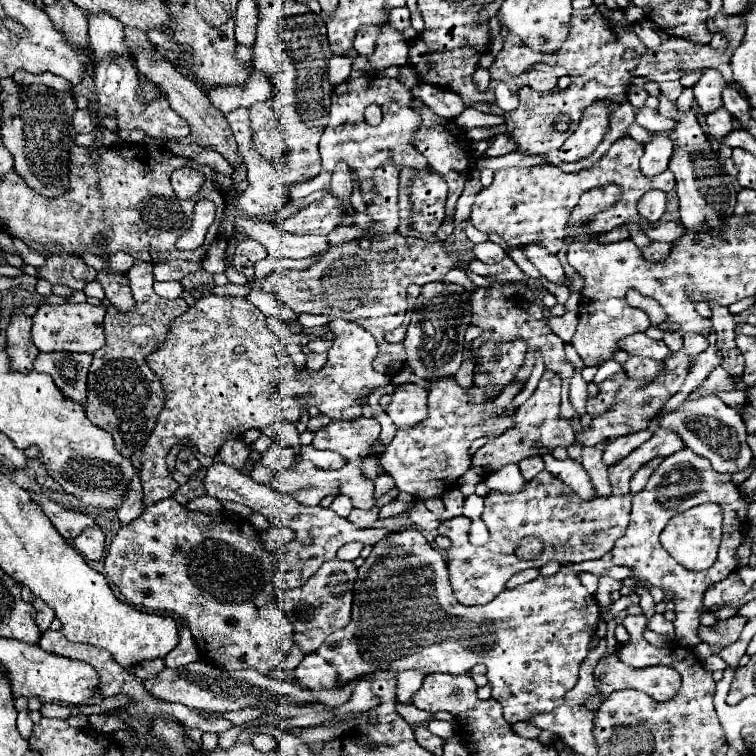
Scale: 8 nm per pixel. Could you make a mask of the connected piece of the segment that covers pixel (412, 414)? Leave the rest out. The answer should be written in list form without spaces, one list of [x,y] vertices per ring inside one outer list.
[[[406,385],[392,393],[392,403],[384,409],[396,427],[414,427],[428,417],[428,391],[420,385]]]

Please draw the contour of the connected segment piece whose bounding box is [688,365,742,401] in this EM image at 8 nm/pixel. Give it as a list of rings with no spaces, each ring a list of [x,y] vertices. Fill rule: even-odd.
[[[720,365],[716,367],[710,377],[702,383],[700,389],[692,391],[688,395],[688,399],[698,399],[698,397],[706,397],[706,395],[718,395],[718,393],[724,393],[724,391],[734,391],[736,385],[742,381],[742,377],[732,377],[730,373],[726,373],[726,369]]]

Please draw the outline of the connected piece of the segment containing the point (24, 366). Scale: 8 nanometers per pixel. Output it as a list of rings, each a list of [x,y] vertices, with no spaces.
[[[14,313],[10,317],[10,325],[6,331],[8,337],[6,347],[14,369],[18,371],[32,371],[32,363],[38,355],[38,349],[32,345],[30,339],[30,327],[32,327],[32,317],[24,313]]]

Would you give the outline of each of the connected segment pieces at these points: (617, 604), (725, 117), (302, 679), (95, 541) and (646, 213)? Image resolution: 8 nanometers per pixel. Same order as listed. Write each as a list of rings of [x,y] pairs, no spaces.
[[[620,597],[618,601],[614,601],[610,605],[610,609],[606,613],[602,613],[602,619],[608,623],[608,621],[616,619],[628,605],[638,605],[638,603],[640,603],[640,597]]]
[[[718,107],[716,111],[706,113],[704,117],[706,117],[706,133],[708,135],[720,139],[732,131],[732,123],[730,123],[732,115],[724,107]]]
[[[304,655],[302,663],[294,669],[294,679],[308,689],[334,689],[338,687],[336,671],[318,655]]]
[[[90,527],[86,531],[82,531],[82,535],[78,535],[74,539],[78,551],[86,557],[86,559],[92,559],[92,561],[98,561],[102,559],[102,553],[104,553],[104,533],[100,527]]]
[[[648,191],[640,201],[638,201],[638,211],[642,217],[646,217],[648,221],[652,223],[658,223],[660,217],[664,215],[666,211],[666,199],[664,199],[664,193],[660,193],[662,197],[660,199],[652,199],[652,191]]]

